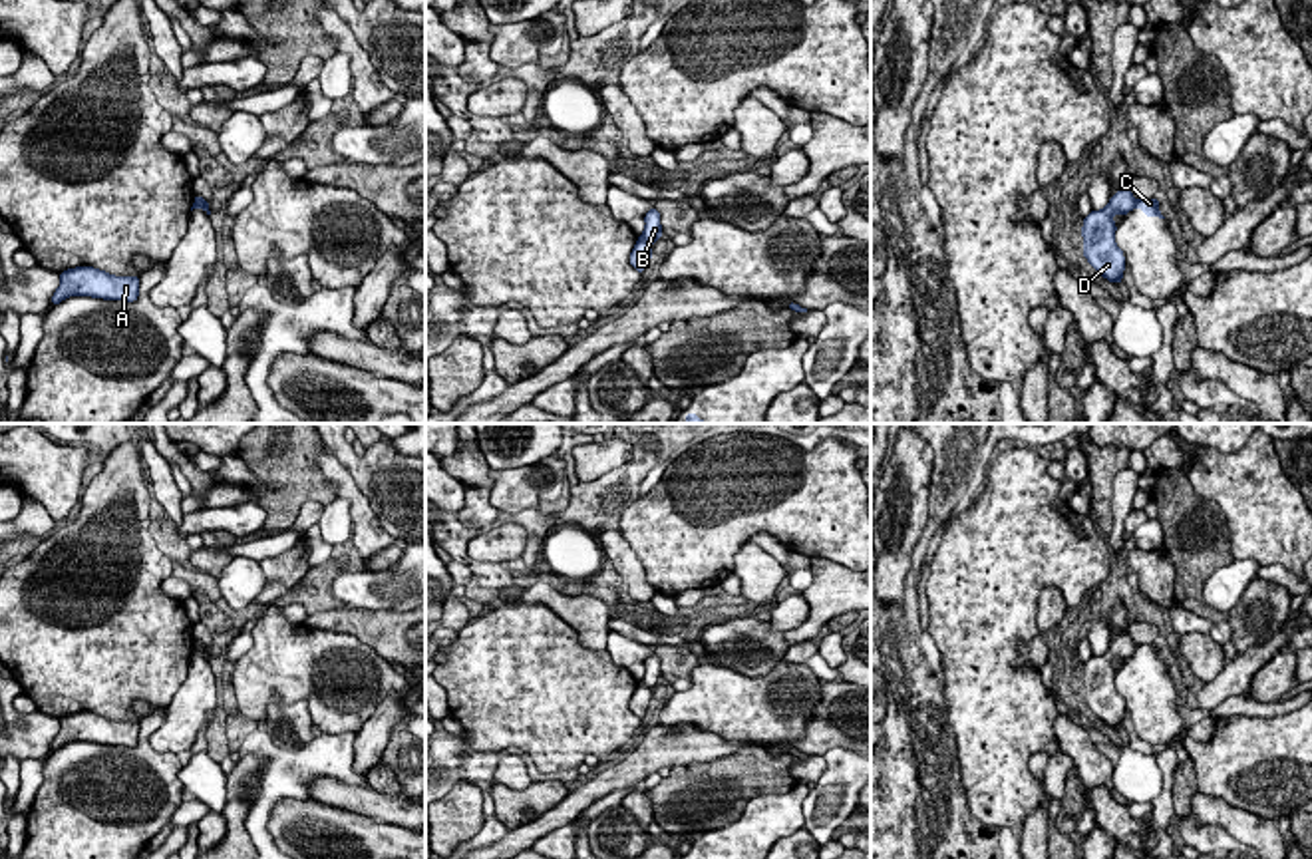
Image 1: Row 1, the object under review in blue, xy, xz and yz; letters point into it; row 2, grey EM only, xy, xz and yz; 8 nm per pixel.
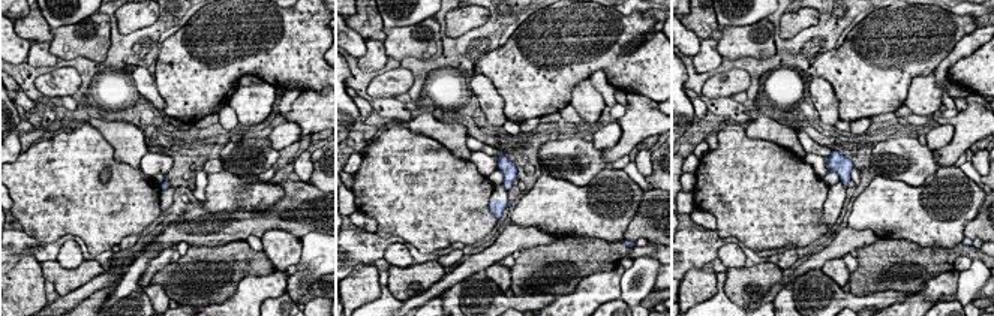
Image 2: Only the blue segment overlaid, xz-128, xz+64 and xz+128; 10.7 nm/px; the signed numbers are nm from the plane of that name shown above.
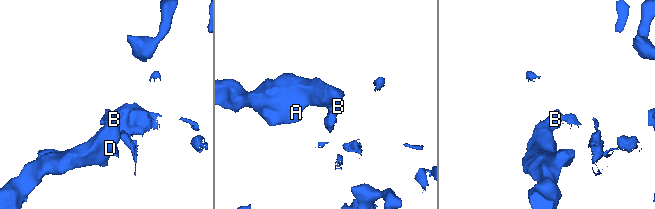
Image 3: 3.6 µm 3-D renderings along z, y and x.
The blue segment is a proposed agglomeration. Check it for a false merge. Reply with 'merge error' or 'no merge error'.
merge error

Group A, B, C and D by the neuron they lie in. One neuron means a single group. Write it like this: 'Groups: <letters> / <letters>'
Groups: A B D / C

